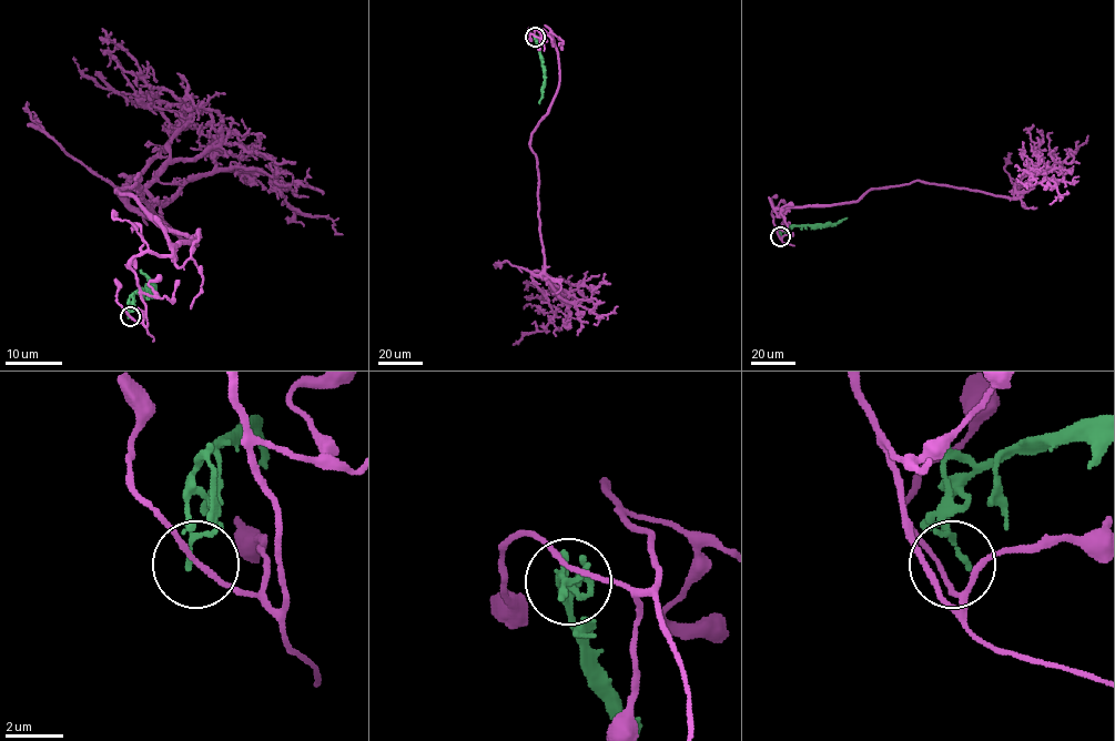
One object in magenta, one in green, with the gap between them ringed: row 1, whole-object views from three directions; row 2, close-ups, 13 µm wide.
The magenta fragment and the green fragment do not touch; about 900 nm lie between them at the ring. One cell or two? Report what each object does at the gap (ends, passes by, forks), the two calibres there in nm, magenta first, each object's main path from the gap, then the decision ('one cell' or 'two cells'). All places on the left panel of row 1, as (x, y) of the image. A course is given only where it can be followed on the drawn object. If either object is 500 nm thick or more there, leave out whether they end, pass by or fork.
magenta passes by; green passes by; calibres 160 and 150 nm; course magenta (130, 316), (132, 259), (192, 239), (117, 190), (140, 174), (152, 219), (125, 190), (245, 169), (342, 234); course green (130, 315), (128, 300), (137, 291), (153, 286), (140, 270); two cells

